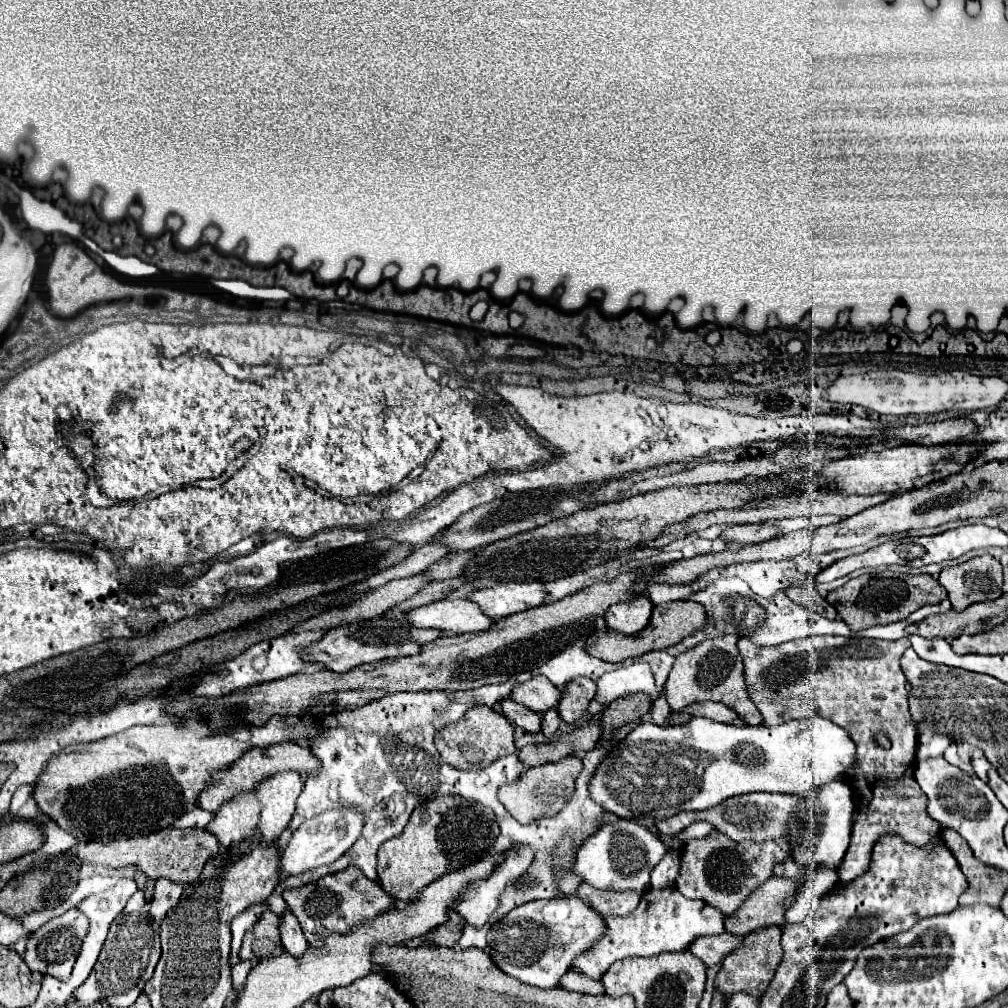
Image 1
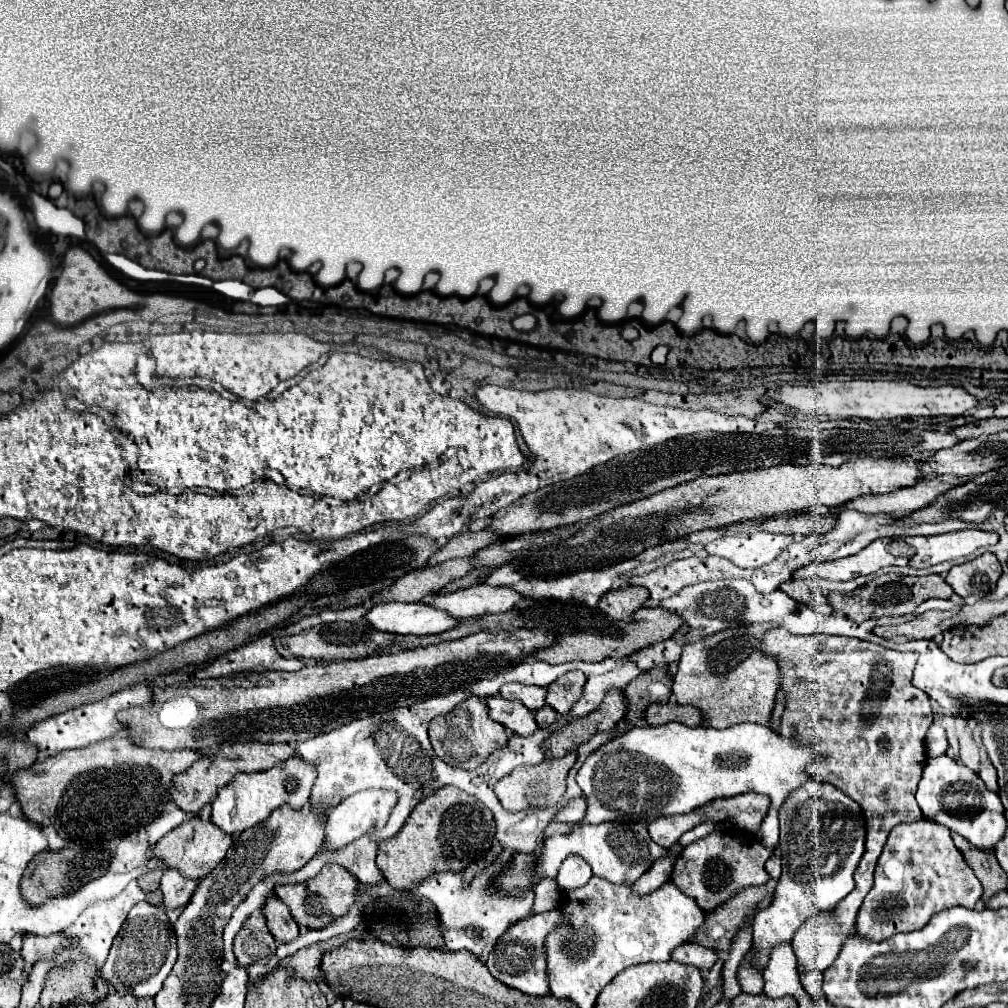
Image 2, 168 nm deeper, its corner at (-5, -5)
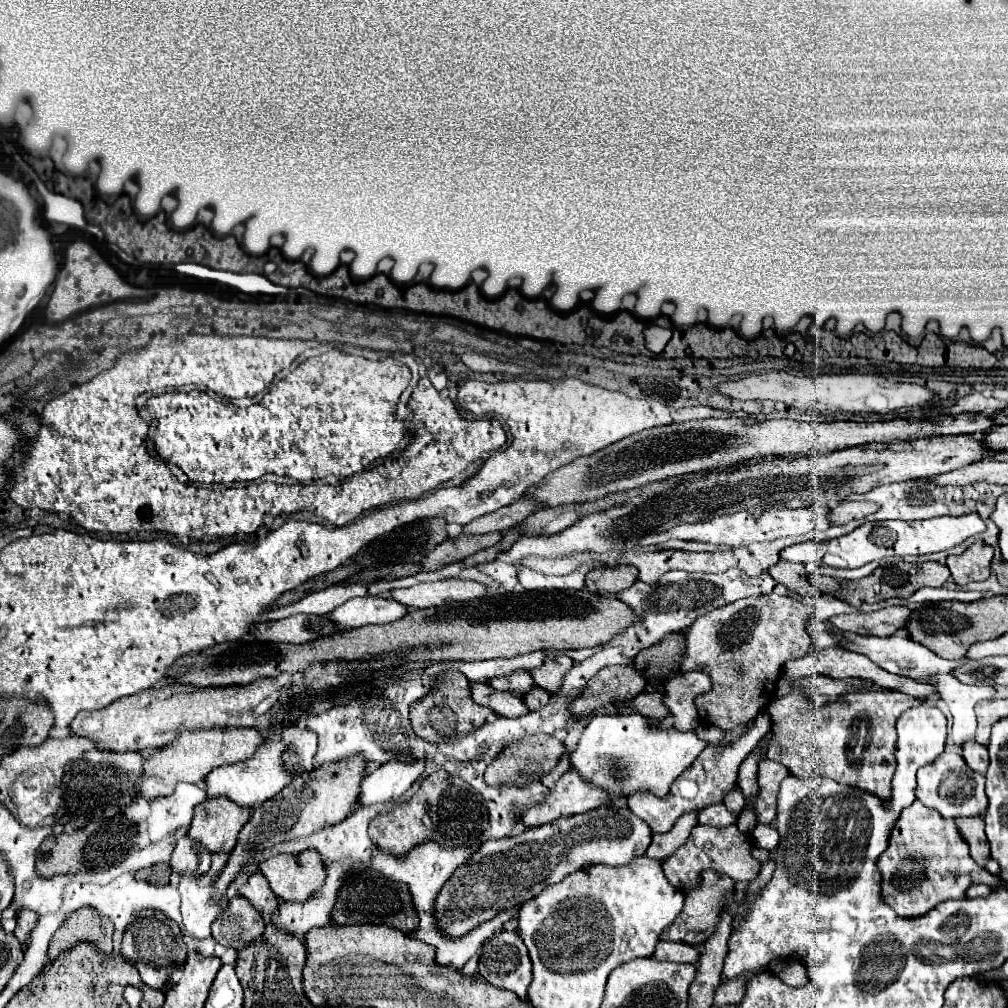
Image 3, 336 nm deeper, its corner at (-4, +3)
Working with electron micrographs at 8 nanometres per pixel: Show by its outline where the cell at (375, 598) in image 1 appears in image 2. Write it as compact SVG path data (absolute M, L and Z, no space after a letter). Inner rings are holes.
M453 558L437 566L425 566L409 572L393 586L373 596L373 602L421 602L425 596L439 592L445 584L465 576L475 566L475 558Z

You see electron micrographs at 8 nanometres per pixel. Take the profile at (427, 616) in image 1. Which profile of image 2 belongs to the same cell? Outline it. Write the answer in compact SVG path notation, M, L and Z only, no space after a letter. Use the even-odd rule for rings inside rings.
M381 602L375 604L367 614L365 620L369 626L389 634L441 634L447 628L453 628L453 618L445 616L445 612L437 608L429 608L423 602L415 604L401 604L401 602Z

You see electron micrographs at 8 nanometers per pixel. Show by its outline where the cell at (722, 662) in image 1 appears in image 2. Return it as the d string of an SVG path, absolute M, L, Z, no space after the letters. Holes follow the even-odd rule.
M751 624L729 628L685 644L673 680L673 694L677 702L699 708L705 718L705 726L711 728L729 728L741 722L769 724L775 692L781 684L781 672L777 660L767 656L759 644L761 636L771 628L775 626Z

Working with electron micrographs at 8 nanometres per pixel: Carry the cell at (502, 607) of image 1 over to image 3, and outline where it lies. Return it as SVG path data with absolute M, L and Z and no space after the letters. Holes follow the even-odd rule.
M448 578L448 580L424 582L410 588L394 590L392 598L410 608L432 608L440 604L450 604L450 602L468 602L484 596L486 592L488 592L486 584L480 584L474 580Z

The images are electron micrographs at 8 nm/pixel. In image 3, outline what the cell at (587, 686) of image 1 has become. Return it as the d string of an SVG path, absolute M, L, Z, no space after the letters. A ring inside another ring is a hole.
M560 654L560 656L546 658L544 666L532 670L530 674L532 674L534 682L536 682L540 688L544 688L544 690L550 692L550 694L558 694L558 692L560 692L560 686L562 686L562 680L564 680L566 672L568 672L572 666L574 666L574 662L572 662L568 656Z

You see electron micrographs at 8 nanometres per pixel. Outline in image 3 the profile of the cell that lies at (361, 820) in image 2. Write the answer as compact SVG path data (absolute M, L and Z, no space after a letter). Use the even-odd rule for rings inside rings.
M394 760L372 774L368 774L360 784L360 794L356 804L366 808L380 802L396 802L424 772L424 762L416 760L412 764Z

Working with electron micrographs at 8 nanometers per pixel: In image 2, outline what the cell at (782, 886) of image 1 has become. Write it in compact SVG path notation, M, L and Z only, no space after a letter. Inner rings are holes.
M765 886L745 888L737 892L725 904L705 914L705 922L701 924L701 930L697 930L695 936L689 938L689 942L703 944L705 948L711 948L715 952L729 950L731 940L739 930L737 926L745 924L747 916L751 916L757 910L757 906L763 902L765 896L767 896Z

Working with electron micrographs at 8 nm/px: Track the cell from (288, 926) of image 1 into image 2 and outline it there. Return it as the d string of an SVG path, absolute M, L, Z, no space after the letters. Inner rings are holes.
M267 896L263 914L265 914L269 932L273 934L273 938L277 942L291 942L299 936L299 928L295 924L295 920L291 918L289 908L285 908L285 904L281 904L281 900L277 900L277 896Z

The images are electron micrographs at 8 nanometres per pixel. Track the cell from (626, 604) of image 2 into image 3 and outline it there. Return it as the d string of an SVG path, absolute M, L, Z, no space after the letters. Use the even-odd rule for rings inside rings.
M632 566L596 568L586 576L586 588L592 594L618 594L630 588L638 580L638 572Z

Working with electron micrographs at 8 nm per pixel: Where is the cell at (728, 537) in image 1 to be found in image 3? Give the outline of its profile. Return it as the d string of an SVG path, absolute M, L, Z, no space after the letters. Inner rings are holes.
M844 500L834 510L830 510L830 524L840 526L840 524L846 524L846 522L850 522L854 518L866 518L872 512L876 512L876 504Z

